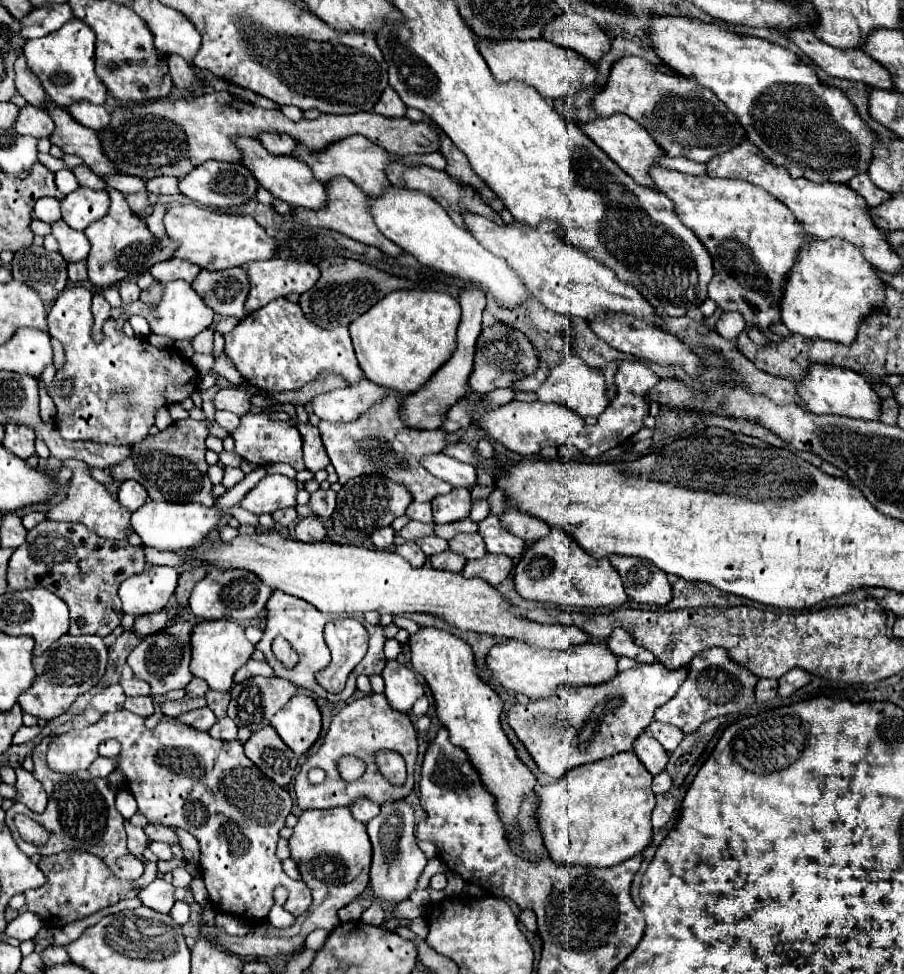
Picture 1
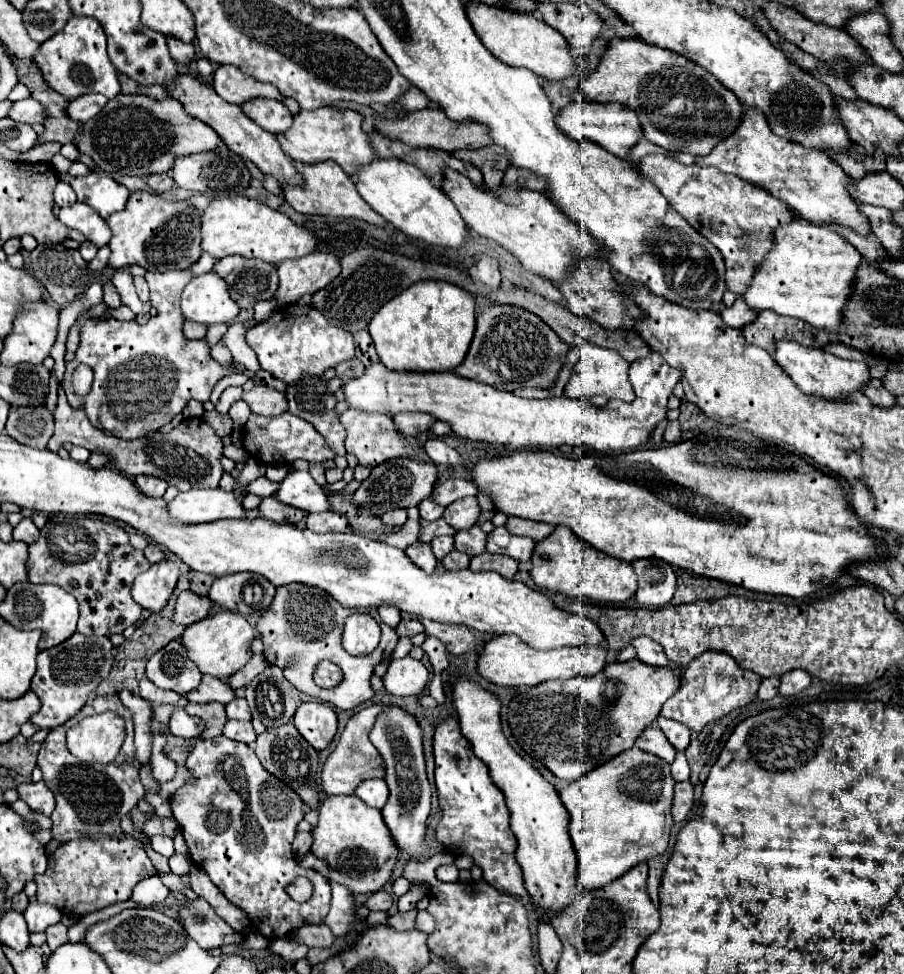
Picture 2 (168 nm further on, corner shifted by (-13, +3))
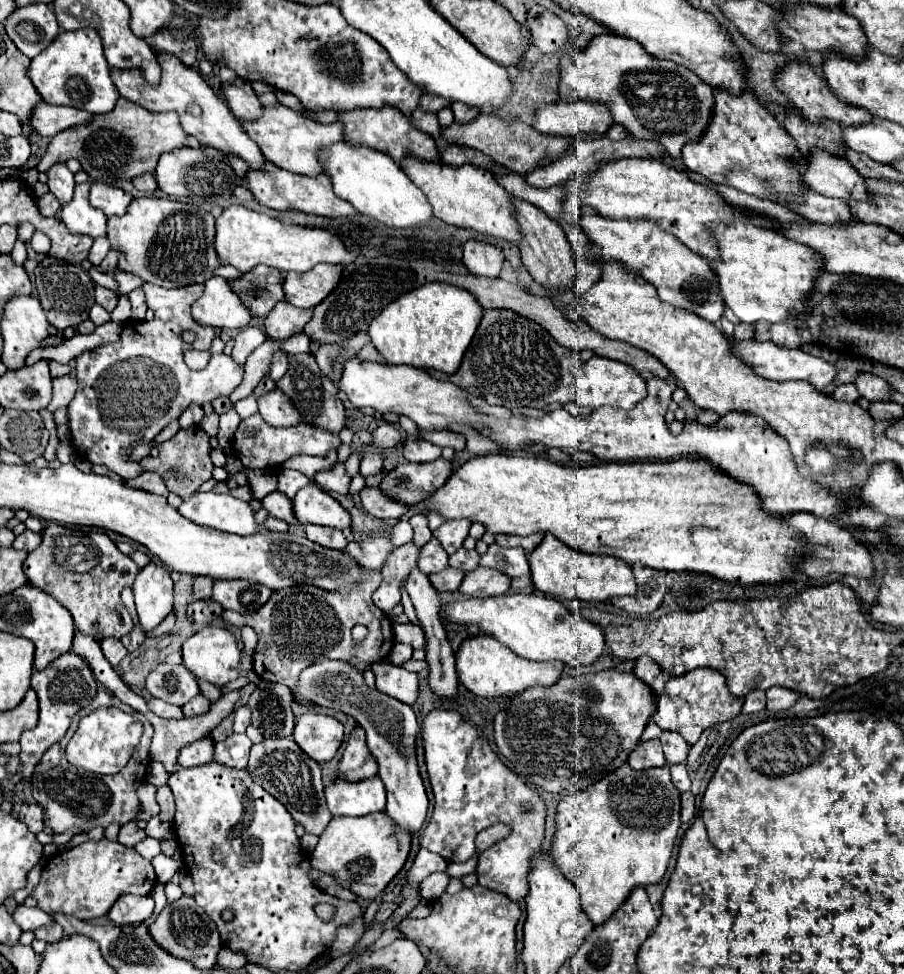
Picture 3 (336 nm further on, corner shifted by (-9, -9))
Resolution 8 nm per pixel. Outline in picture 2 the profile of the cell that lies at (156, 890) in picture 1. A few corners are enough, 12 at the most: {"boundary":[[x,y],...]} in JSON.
{"boundary":[[158,875],[140,881],[130,895],[140,907],[168,897]]}

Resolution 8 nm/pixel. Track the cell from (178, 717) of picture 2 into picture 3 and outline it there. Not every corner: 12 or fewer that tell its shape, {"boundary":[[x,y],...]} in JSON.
{"boundary":[[208,737],[182,747],[178,763],[196,767],[214,759]]}

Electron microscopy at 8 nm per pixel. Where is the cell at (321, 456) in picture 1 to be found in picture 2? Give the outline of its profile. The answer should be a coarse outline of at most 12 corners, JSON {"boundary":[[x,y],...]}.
{"boundary":[[324,377],[288,385],[292,415],[312,423],[336,455],[346,429]]}

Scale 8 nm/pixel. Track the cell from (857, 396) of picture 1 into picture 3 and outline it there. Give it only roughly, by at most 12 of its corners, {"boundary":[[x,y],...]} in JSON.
{"boundary":[[730,341],[760,377],[824,389],[836,367],[802,349]]}

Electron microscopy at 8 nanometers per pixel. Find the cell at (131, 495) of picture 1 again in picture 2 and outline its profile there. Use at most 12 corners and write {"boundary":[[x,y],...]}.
{"boundary":[[138,475],[138,489],[148,497],[162,497],[166,481],[150,475]]}

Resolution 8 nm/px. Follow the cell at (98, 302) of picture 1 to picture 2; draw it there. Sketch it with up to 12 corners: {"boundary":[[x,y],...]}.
{"boundary":[[102,283],[104,303],[108,307],[120,307],[120,295],[114,285]]}

